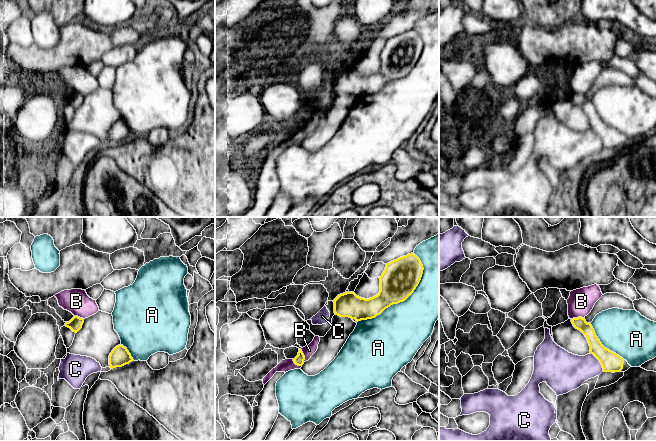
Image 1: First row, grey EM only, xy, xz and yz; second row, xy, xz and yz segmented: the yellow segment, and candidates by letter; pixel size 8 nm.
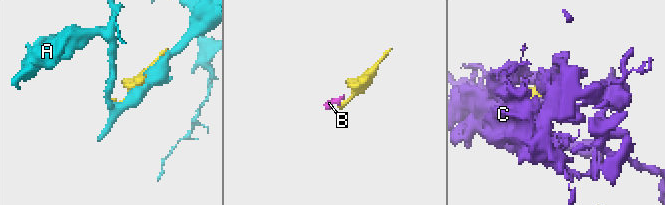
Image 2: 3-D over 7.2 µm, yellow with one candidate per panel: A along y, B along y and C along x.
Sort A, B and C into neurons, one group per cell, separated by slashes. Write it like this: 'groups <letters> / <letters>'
groups A / B C

